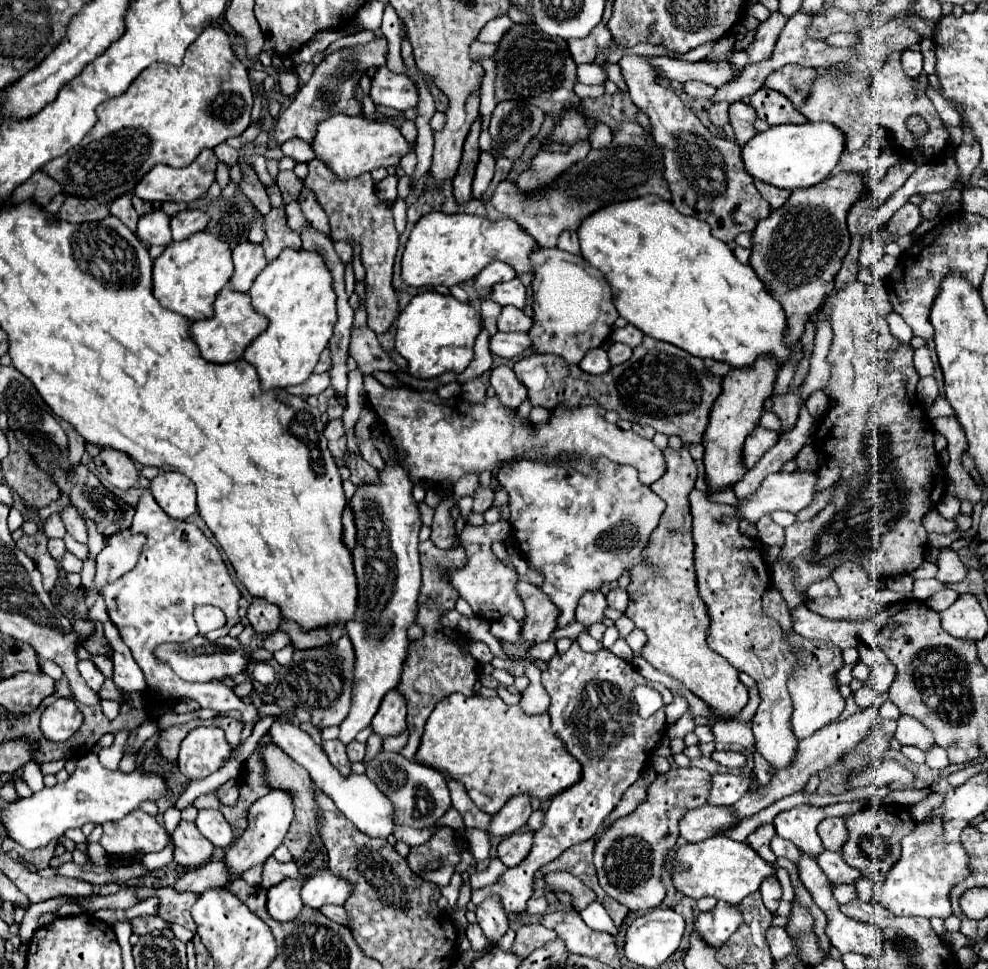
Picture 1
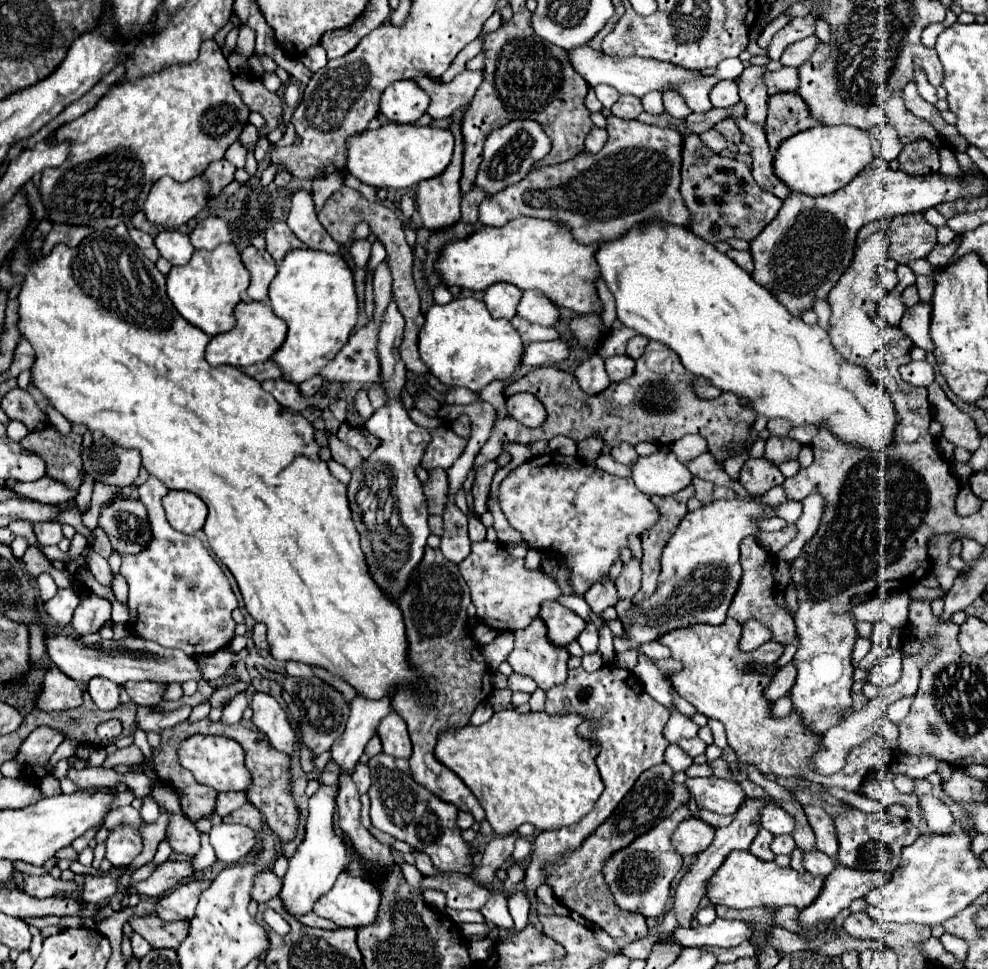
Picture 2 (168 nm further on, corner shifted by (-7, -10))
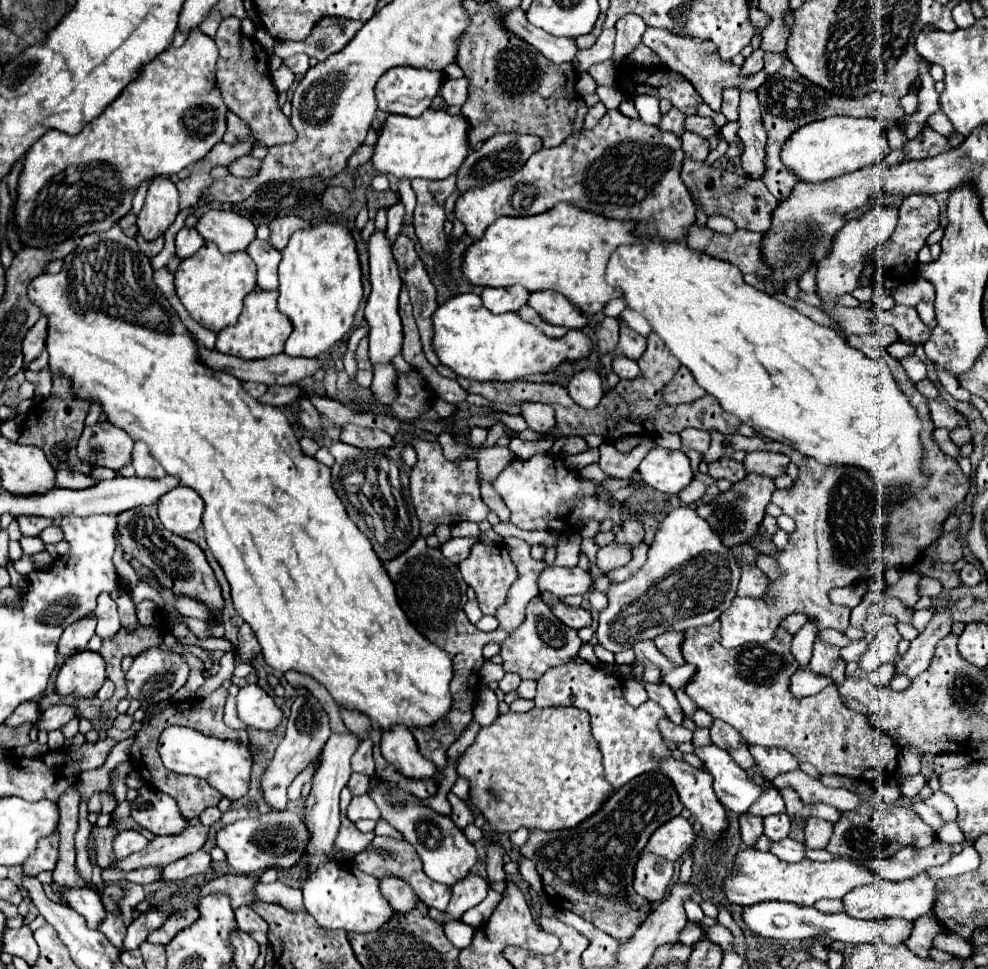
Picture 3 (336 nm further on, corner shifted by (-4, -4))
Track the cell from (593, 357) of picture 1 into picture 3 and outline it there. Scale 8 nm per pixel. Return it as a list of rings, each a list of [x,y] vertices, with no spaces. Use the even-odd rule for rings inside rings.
[[[583,370],[579,372],[567,386],[569,396],[573,398],[573,402],[577,402],[581,408],[595,408],[601,398],[603,398],[603,390],[601,390],[601,380],[599,374],[595,370]]]

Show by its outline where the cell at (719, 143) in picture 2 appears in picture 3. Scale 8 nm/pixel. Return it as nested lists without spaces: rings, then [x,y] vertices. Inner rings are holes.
[[[685,132],[681,136],[683,140],[683,152],[685,152],[685,158],[693,158],[693,160],[705,160],[707,154],[709,154],[709,142],[697,134],[691,134],[691,132]]]

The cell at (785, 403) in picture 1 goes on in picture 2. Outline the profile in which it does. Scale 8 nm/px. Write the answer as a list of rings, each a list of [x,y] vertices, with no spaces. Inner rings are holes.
[[[770,436],[768,442],[766,442],[764,456],[768,460],[772,460],[774,464],[780,464],[784,460],[796,458],[800,448],[802,448],[802,444],[798,440],[794,440],[794,438],[788,438],[788,436]]]

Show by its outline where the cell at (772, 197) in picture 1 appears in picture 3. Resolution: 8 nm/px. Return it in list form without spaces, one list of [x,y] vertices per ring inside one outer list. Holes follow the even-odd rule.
[[[647,28],[643,42],[659,56],[659,62],[663,66],[683,74],[689,82],[693,82],[695,90],[701,94],[701,98],[715,112],[719,112],[719,108],[721,108],[721,92],[725,88],[737,88],[741,82],[747,80],[747,78],[739,78],[739,70],[741,70],[739,66],[735,66],[733,62],[725,62],[725,60],[717,58],[713,42],[709,42],[709,40],[677,36],[669,30],[661,30],[661,28]]]

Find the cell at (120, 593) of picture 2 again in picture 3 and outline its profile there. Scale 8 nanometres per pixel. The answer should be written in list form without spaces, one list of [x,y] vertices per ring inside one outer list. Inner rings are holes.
[[[117,542],[117,550],[115,550],[115,556],[113,556],[113,562],[117,566],[117,574],[121,578],[121,582],[127,586],[127,588],[135,588],[139,584],[139,576],[135,574],[133,566],[125,560],[125,552],[121,550],[121,544]]]

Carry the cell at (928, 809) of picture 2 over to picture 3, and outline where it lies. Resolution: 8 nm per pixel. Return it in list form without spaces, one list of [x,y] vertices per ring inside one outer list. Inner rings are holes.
[[[947,822],[937,836],[939,836],[945,844],[963,844],[963,842],[965,842],[965,834],[961,832],[961,828],[959,828],[955,822]]]

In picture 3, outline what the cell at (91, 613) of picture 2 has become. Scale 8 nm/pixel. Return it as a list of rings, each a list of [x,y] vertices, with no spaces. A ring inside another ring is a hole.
[[[87,616],[87,618],[81,618],[81,622],[75,622],[69,628],[65,628],[65,632],[61,634],[61,640],[57,644],[57,652],[63,658],[83,652],[87,648],[87,642],[95,634],[95,624],[97,624],[95,616]]]

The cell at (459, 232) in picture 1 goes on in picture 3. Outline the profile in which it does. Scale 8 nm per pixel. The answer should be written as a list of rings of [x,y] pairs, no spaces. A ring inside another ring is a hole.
[[[559,202],[545,214],[525,218],[497,218],[497,222],[485,230],[483,238],[473,242],[465,252],[463,274],[471,284],[479,286],[521,284],[533,292],[529,306],[535,308],[547,322],[581,330],[589,324],[587,316],[601,312],[609,300],[623,296],[621,290],[605,282],[607,260],[619,246],[631,246],[637,242],[639,238],[633,234],[633,222],[609,220],[599,214],[589,214],[587,210],[577,210],[573,204]]]

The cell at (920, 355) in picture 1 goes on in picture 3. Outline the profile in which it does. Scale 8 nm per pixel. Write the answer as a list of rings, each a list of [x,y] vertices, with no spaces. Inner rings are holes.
[[[913,354],[913,356],[907,356],[901,360],[901,364],[905,366],[905,372],[907,376],[913,380],[913,382],[919,382],[921,378],[927,376],[927,370],[925,370],[925,364]]]

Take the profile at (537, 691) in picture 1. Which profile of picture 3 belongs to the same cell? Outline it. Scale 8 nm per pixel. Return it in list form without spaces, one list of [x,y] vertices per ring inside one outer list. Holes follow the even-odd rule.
[[[523,680],[517,688],[517,698],[533,700],[535,698],[535,680]]]

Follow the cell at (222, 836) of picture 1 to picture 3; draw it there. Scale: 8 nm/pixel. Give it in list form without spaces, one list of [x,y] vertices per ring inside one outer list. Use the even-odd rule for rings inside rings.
[[[273,810],[257,818],[245,818],[225,826],[217,834],[217,846],[227,854],[227,862],[237,874],[257,874],[265,868],[291,870],[299,866],[305,858],[305,846],[309,842],[309,830],[305,830],[305,820],[291,810]]]

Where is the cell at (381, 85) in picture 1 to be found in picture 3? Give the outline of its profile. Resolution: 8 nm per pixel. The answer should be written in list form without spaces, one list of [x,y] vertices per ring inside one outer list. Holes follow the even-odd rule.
[[[413,66],[391,68],[379,78],[379,82],[375,86],[379,110],[383,110],[387,114],[401,114],[401,116],[415,118],[431,106],[431,100],[437,96],[443,80],[445,80],[445,74],[439,70],[425,70],[425,68],[413,68]]]

